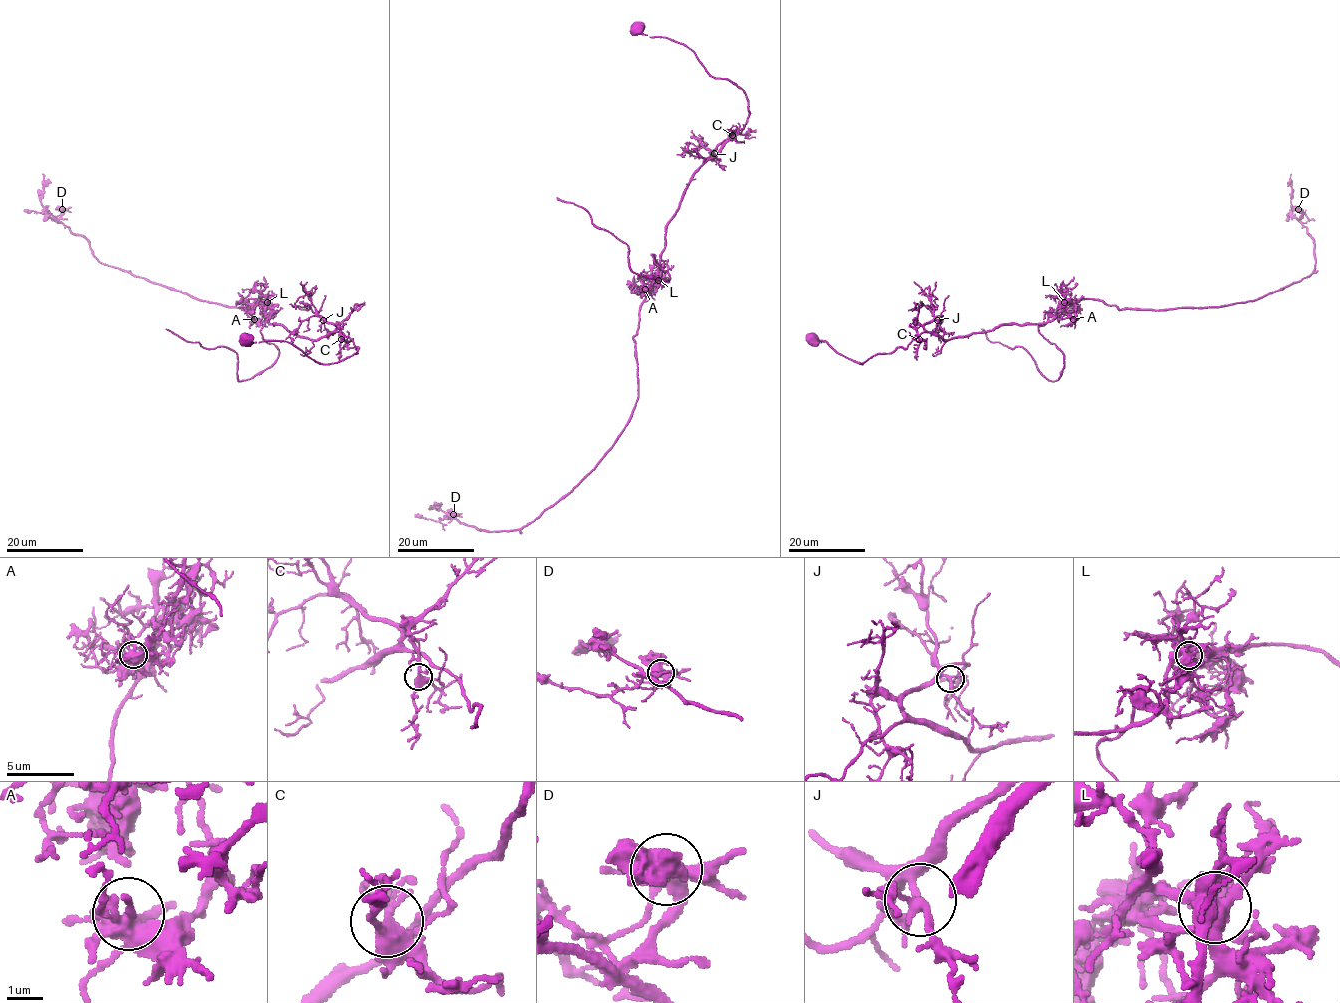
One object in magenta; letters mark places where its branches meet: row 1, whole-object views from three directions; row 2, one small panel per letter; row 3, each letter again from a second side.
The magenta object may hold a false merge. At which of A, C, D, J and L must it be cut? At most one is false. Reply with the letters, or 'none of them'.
L

